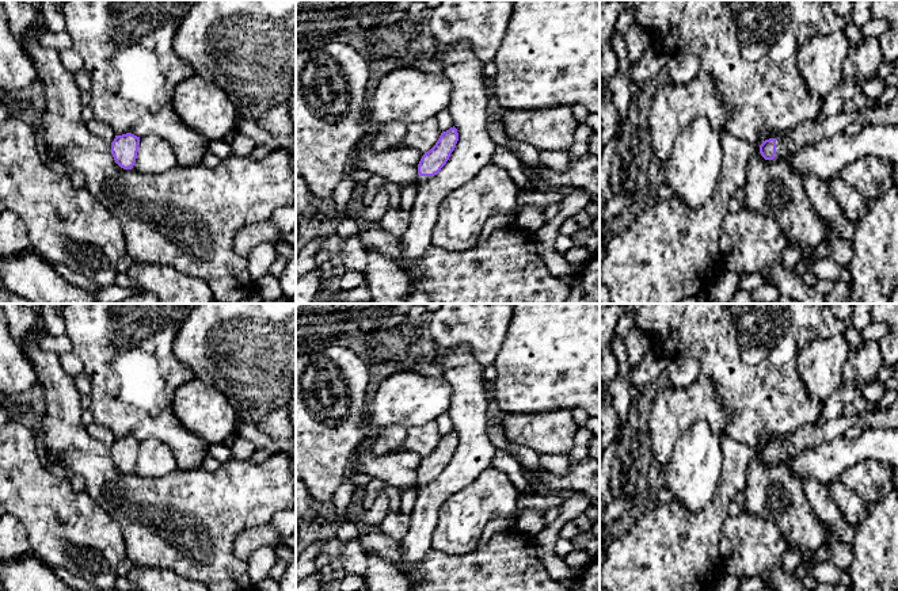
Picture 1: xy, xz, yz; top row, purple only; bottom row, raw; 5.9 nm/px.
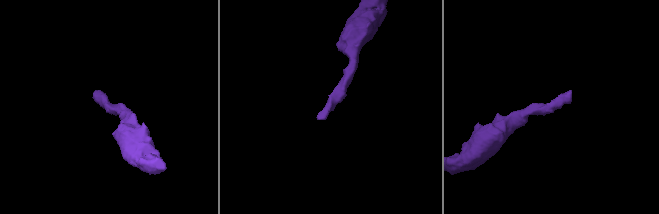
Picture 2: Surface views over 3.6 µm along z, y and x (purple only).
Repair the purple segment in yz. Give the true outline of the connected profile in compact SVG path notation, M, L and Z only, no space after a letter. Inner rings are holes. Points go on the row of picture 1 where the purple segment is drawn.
M898 95L886 106L857 110L855 113L841 113L823 121L813 119L800 123L799 127L788 129L775 138L762 141L760 153L765 160L787 159L796 146L808 146L825 138L844 133L852 125L864 126L893 125L898 126Z

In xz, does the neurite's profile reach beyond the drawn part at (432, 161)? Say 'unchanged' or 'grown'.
grown

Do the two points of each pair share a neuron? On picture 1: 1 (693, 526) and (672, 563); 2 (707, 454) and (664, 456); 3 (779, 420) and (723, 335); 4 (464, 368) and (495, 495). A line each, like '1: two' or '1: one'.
1: one
2: two
3: one
4: two

